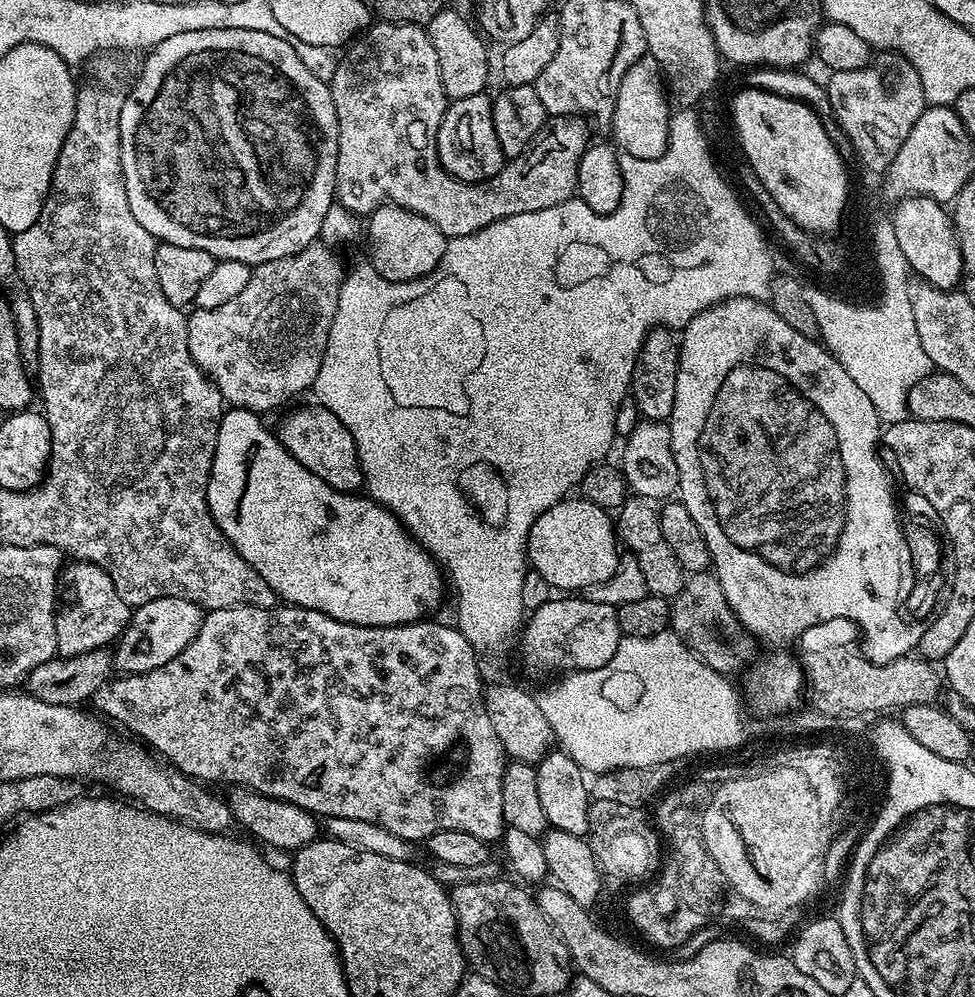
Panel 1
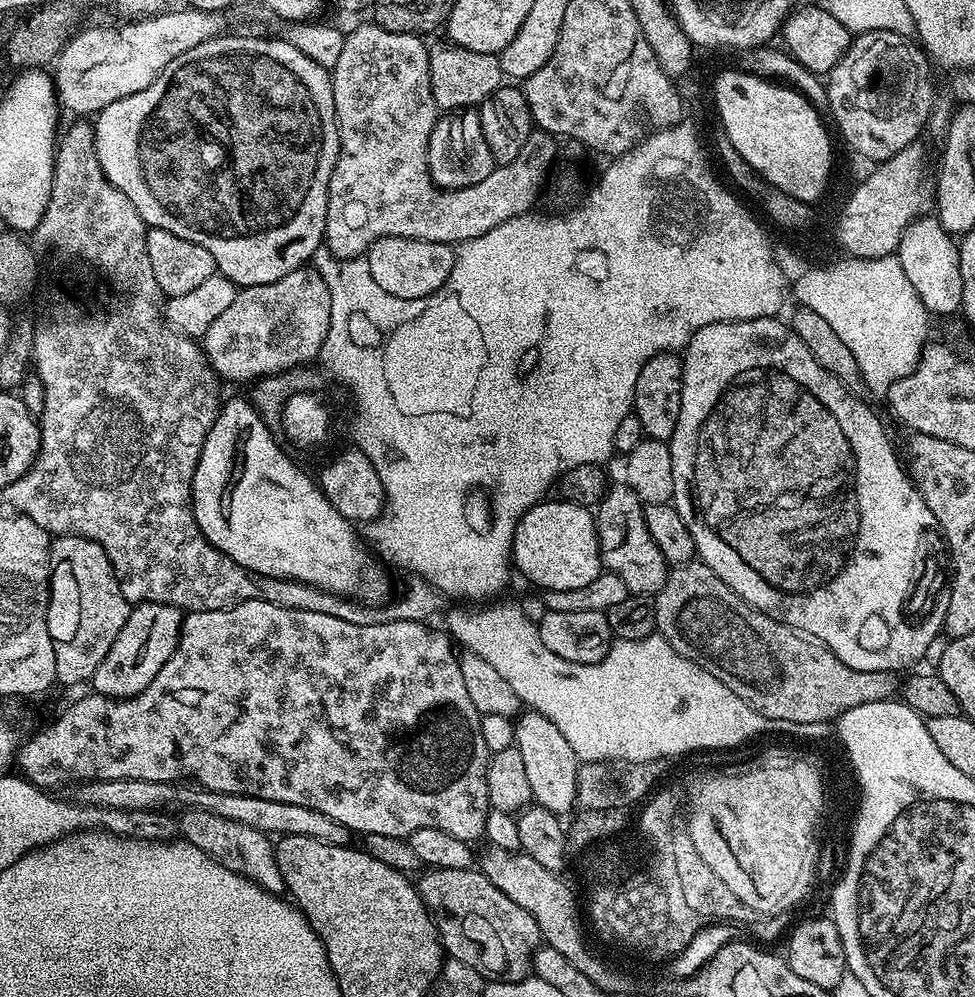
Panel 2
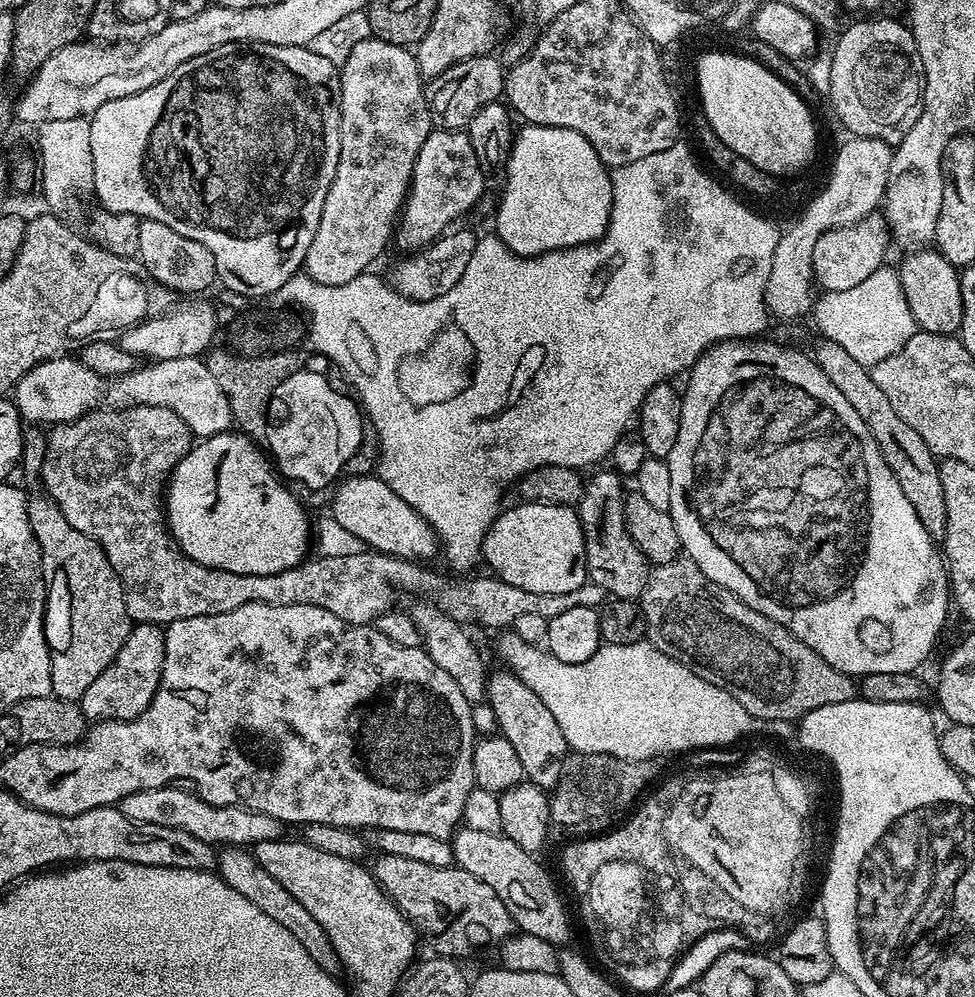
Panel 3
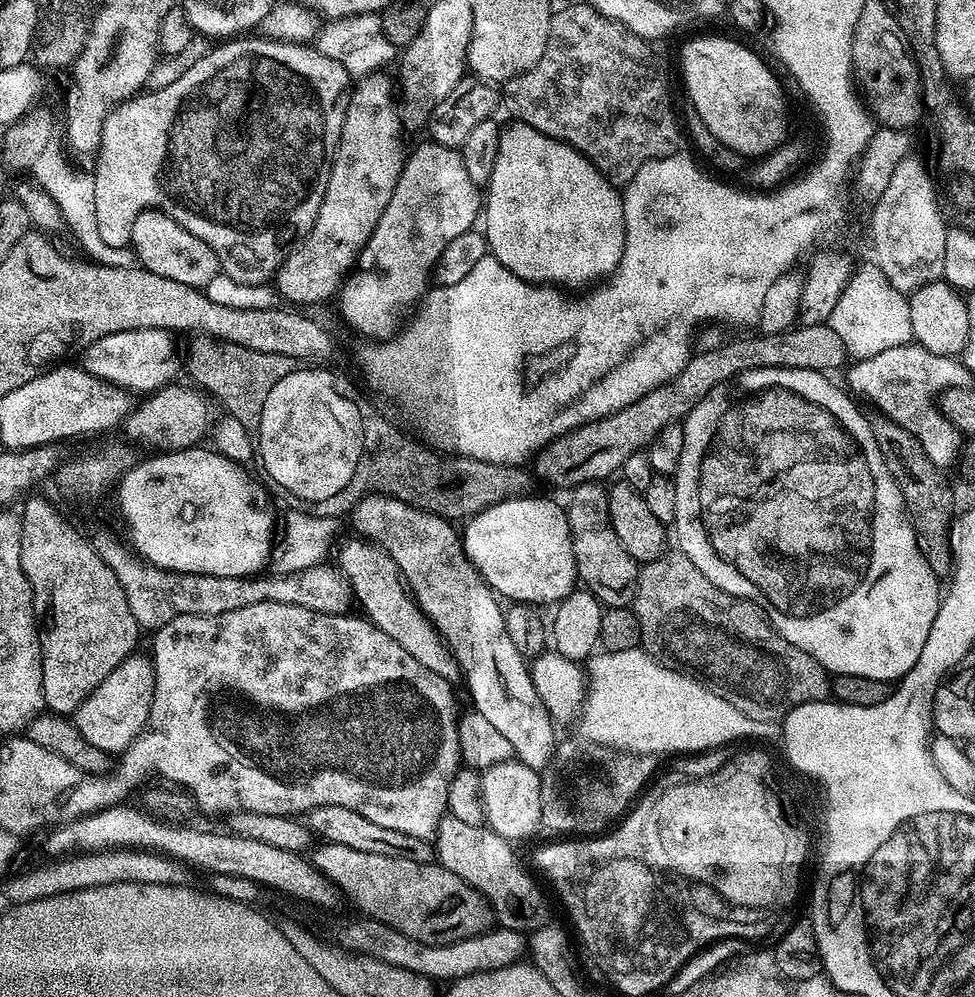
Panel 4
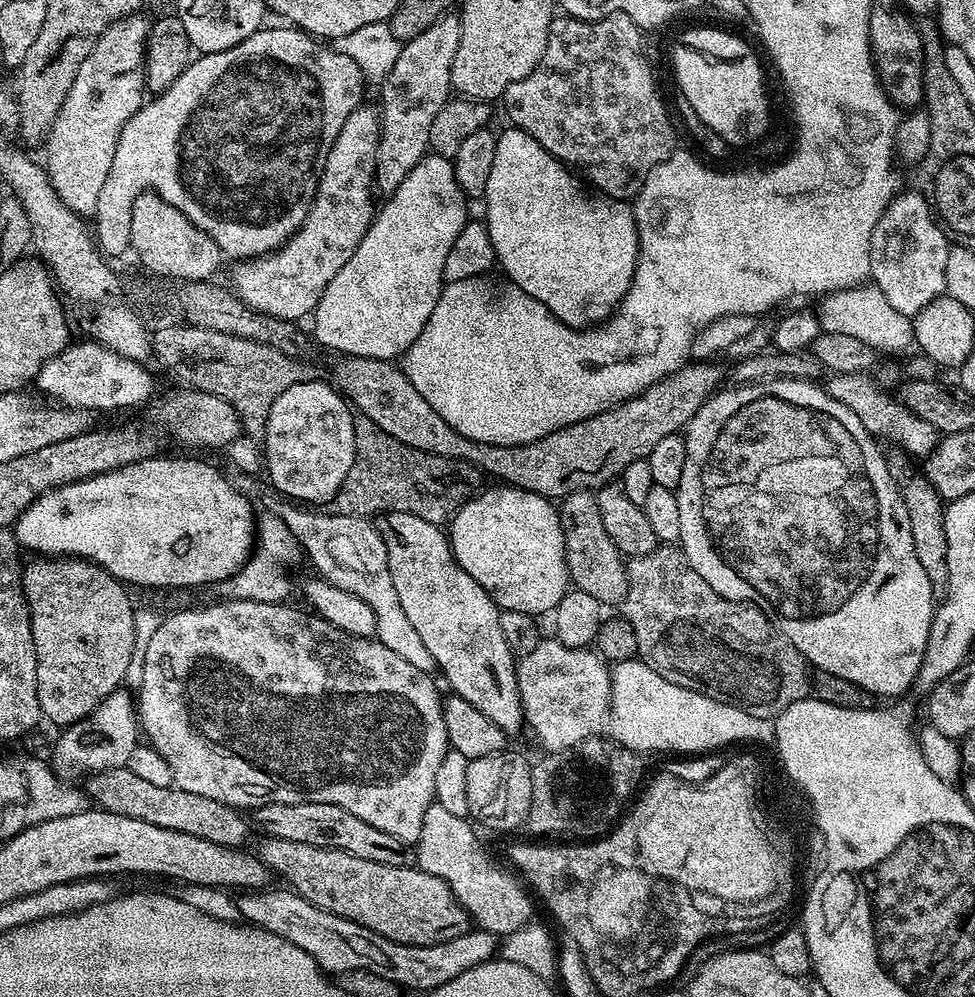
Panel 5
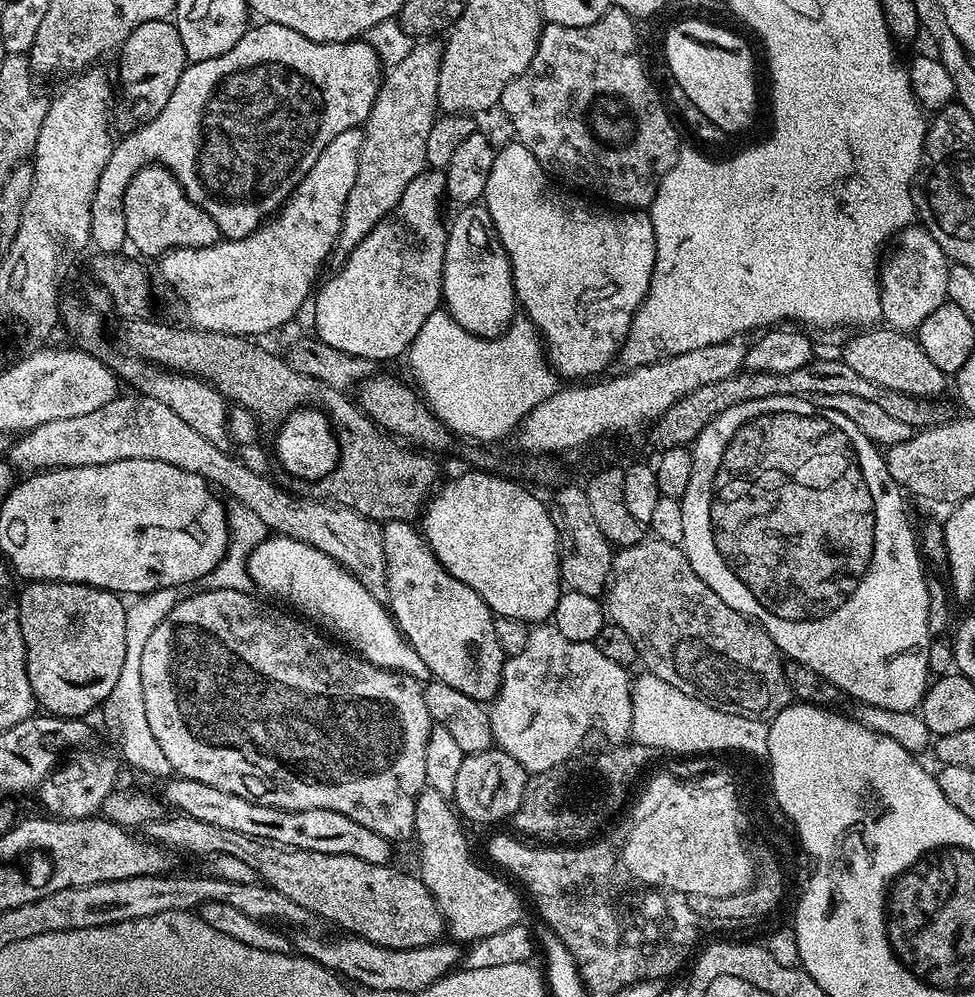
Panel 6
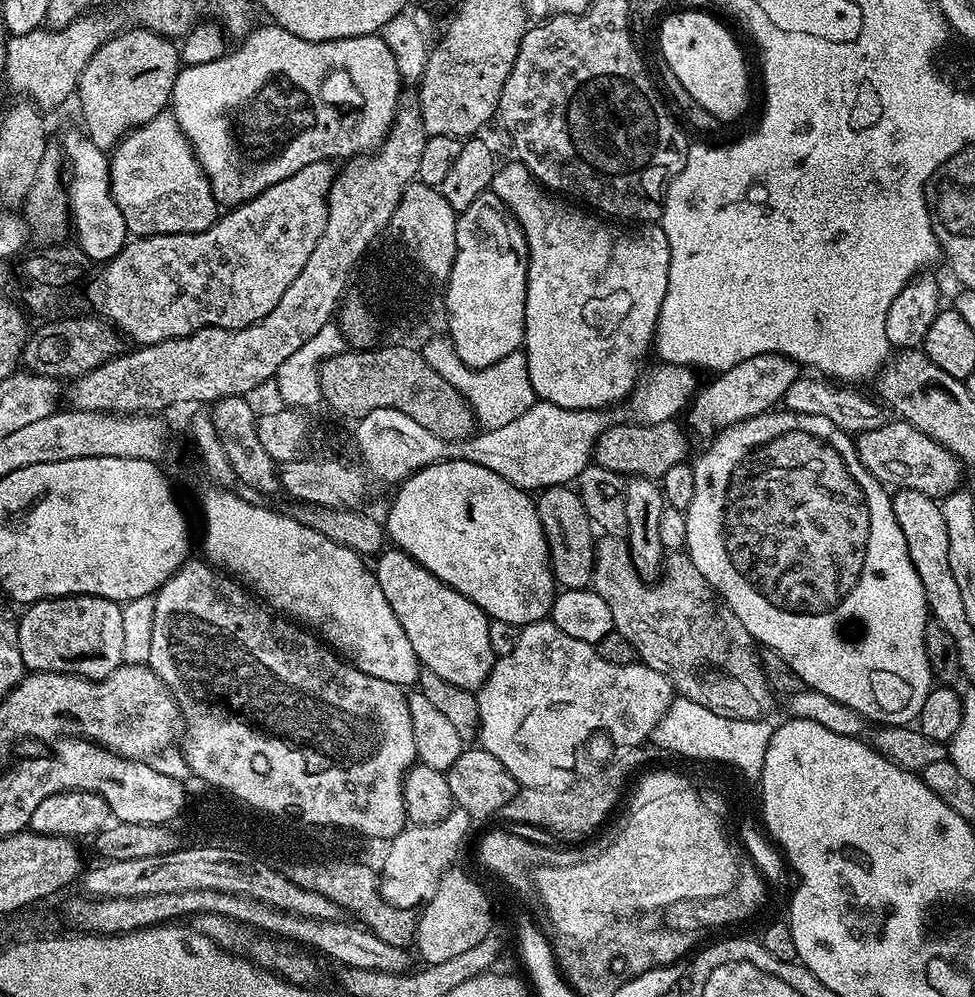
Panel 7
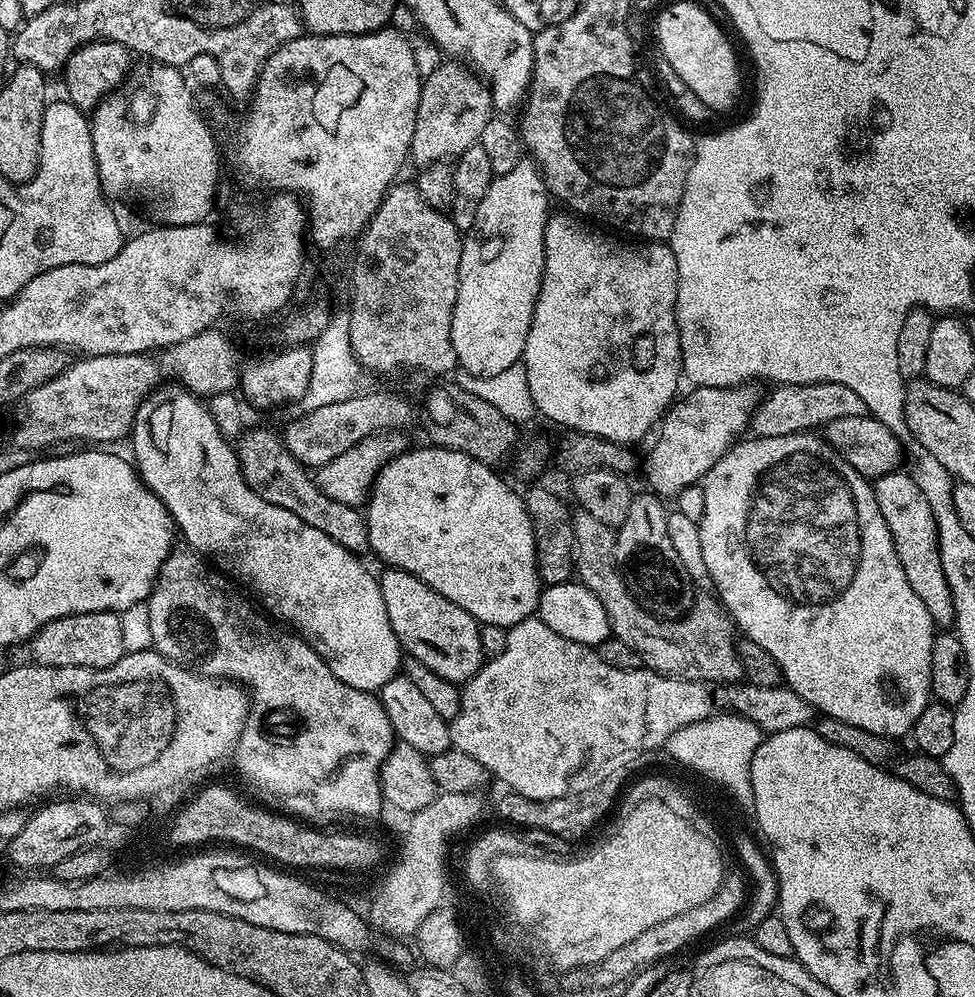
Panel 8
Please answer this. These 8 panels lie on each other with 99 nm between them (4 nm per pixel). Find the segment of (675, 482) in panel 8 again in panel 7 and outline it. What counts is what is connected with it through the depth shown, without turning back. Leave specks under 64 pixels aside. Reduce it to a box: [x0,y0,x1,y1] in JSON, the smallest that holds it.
[686,352,801,438]

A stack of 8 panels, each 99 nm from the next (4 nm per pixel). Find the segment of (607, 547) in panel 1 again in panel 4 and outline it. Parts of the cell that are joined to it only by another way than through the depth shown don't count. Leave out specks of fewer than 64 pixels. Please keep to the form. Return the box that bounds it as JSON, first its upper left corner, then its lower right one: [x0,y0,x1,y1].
[462,494,578,606]

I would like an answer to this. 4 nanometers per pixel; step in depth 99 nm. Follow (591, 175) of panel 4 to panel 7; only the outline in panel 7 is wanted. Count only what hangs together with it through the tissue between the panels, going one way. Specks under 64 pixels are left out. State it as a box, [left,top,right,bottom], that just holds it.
[491,163,670,409]

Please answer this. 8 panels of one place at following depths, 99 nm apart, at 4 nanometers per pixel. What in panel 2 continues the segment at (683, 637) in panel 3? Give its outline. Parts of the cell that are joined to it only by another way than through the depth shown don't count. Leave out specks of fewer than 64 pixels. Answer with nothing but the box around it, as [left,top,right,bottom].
[654,558,898,723]

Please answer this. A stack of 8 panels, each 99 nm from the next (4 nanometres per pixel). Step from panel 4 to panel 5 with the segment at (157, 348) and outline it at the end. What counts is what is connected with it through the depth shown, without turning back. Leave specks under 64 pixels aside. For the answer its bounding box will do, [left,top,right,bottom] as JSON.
[34,342,153,412]

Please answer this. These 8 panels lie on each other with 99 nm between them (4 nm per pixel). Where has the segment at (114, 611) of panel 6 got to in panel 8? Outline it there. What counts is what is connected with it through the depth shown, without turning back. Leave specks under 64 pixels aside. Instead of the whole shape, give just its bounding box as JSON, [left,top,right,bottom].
[30,612,124,668]

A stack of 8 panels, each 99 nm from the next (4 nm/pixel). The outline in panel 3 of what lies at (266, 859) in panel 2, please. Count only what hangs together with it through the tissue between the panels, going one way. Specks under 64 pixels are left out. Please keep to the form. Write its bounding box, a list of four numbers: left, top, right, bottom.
[218,846,342,974]

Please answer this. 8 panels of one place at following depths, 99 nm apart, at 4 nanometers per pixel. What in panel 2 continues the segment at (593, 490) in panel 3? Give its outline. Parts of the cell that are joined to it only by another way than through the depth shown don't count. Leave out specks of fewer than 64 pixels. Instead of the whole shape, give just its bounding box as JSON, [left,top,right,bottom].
[594,483,670,597]

